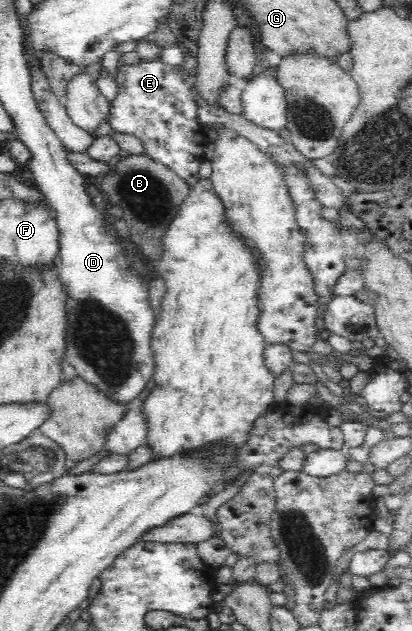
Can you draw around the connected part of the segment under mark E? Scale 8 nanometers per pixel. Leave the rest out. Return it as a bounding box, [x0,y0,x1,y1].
[104,59,206,190]

